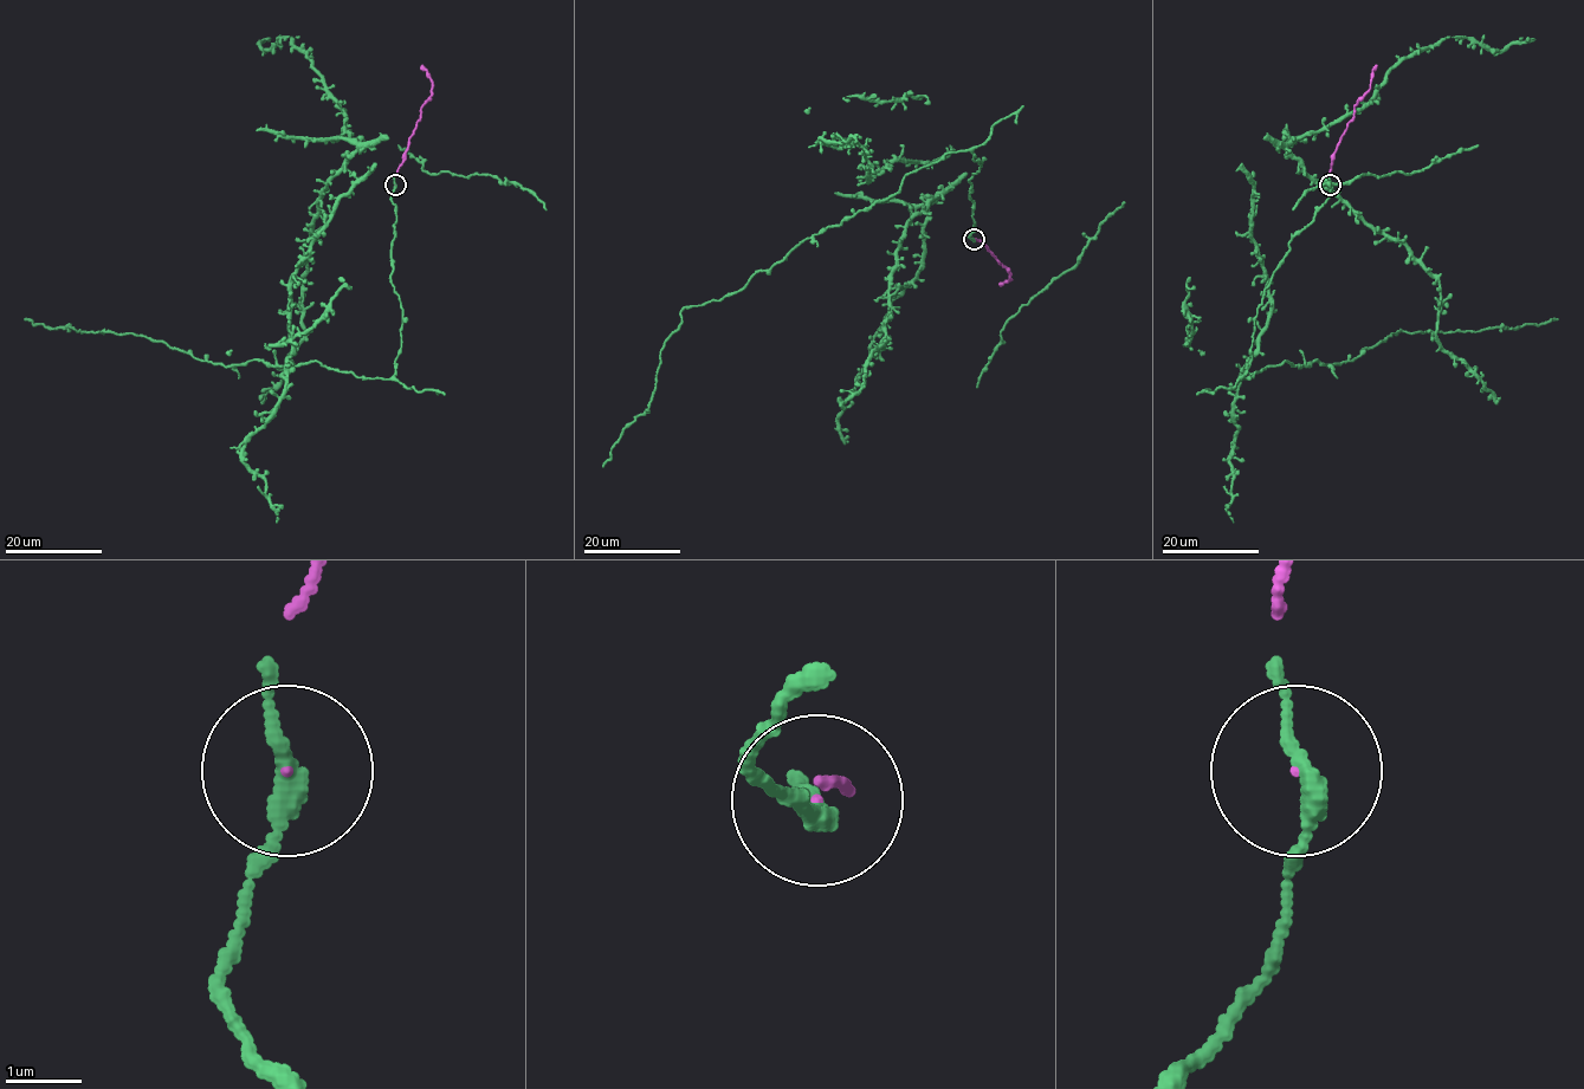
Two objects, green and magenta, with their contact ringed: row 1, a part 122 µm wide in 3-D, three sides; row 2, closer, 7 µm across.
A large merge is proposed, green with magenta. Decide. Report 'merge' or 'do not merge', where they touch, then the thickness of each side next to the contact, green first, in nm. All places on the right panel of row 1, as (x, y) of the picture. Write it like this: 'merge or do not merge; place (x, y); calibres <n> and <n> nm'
merge; place (1330, 185); calibres 240 and 30 nm

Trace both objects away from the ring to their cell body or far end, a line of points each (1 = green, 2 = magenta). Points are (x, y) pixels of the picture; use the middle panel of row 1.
1: (974, 239), (969, 181), (981, 167), (967, 150), (945, 153), (742, 289), (685, 308), (650, 407), (603, 466)
2: (974, 239), (981, 241), (1010, 273), (1010, 279), (1001, 285)

